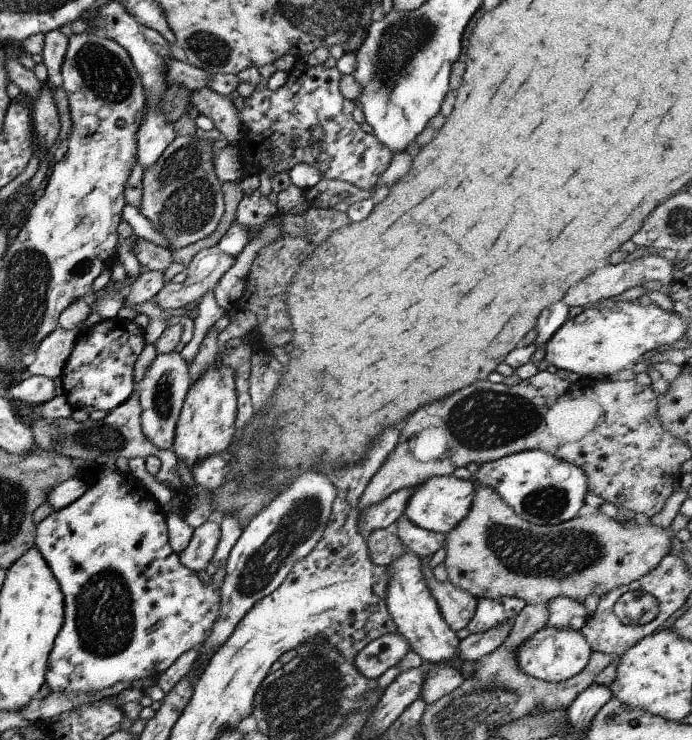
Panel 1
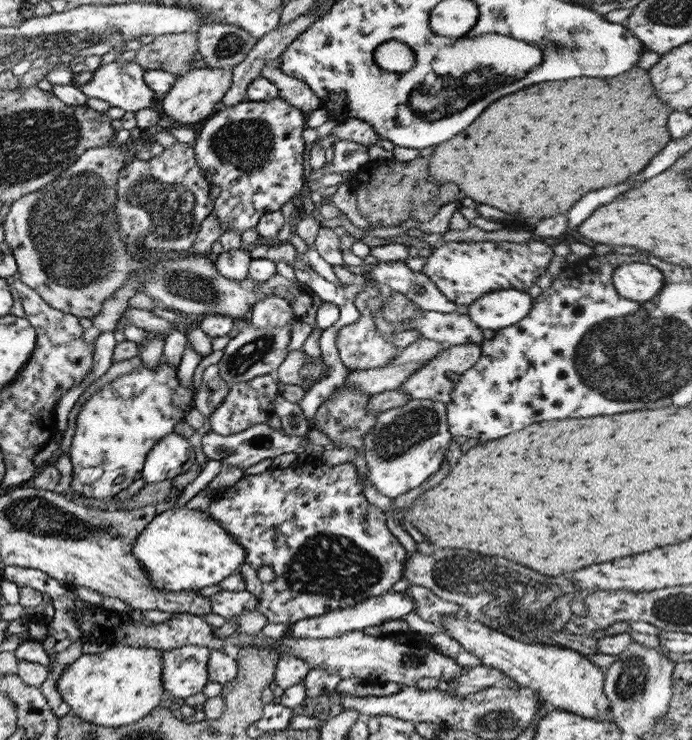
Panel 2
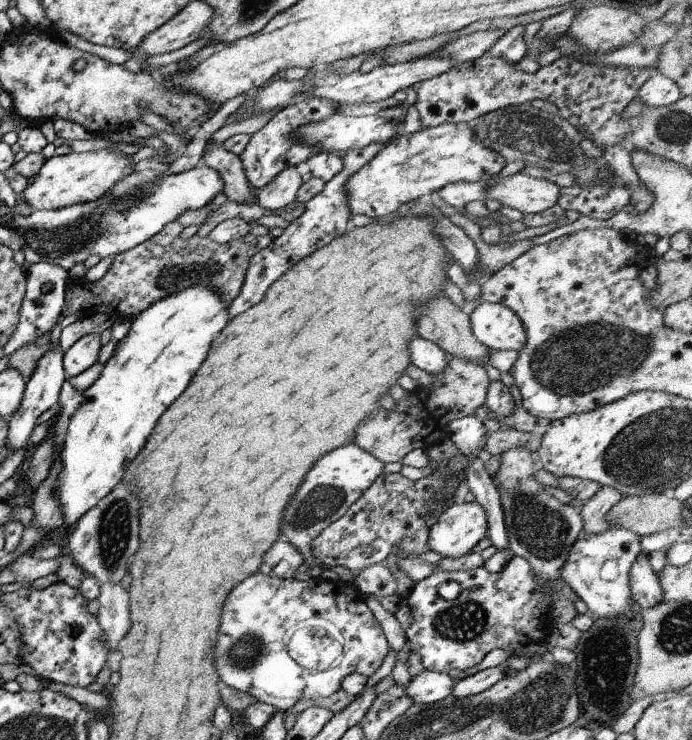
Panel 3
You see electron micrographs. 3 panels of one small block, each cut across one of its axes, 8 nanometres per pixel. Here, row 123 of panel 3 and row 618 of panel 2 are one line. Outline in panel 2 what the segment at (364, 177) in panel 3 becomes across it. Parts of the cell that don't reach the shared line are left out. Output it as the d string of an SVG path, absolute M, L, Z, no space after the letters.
M444 616L438 624L445 629L445 633L458 640L464 650L479 658L482 665L501 670L520 686L536 690L544 703L550 702L555 708L594 721L613 723L610 701L603 689L605 670L592 663L590 658L582 653L546 641L524 643L490 628L487 624L465 617Z

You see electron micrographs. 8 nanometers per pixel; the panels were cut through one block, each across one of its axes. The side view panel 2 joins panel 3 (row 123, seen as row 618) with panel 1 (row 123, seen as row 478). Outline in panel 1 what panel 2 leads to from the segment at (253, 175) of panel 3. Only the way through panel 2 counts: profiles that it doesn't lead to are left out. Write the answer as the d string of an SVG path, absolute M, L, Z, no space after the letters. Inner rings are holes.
M298 59L288 72L284 86L257 88L248 98L230 94L244 129L244 138L235 146L244 162L244 174L259 173L266 168L272 177L278 172L288 173L296 164L312 164L320 170L322 179L342 180L362 190L376 186L393 156L382 142L373 134L366 134L354 120L357 104L346 99L339 90L343 73L344 70L336 67L309 66ZM258 136L260 142L255 141Z

